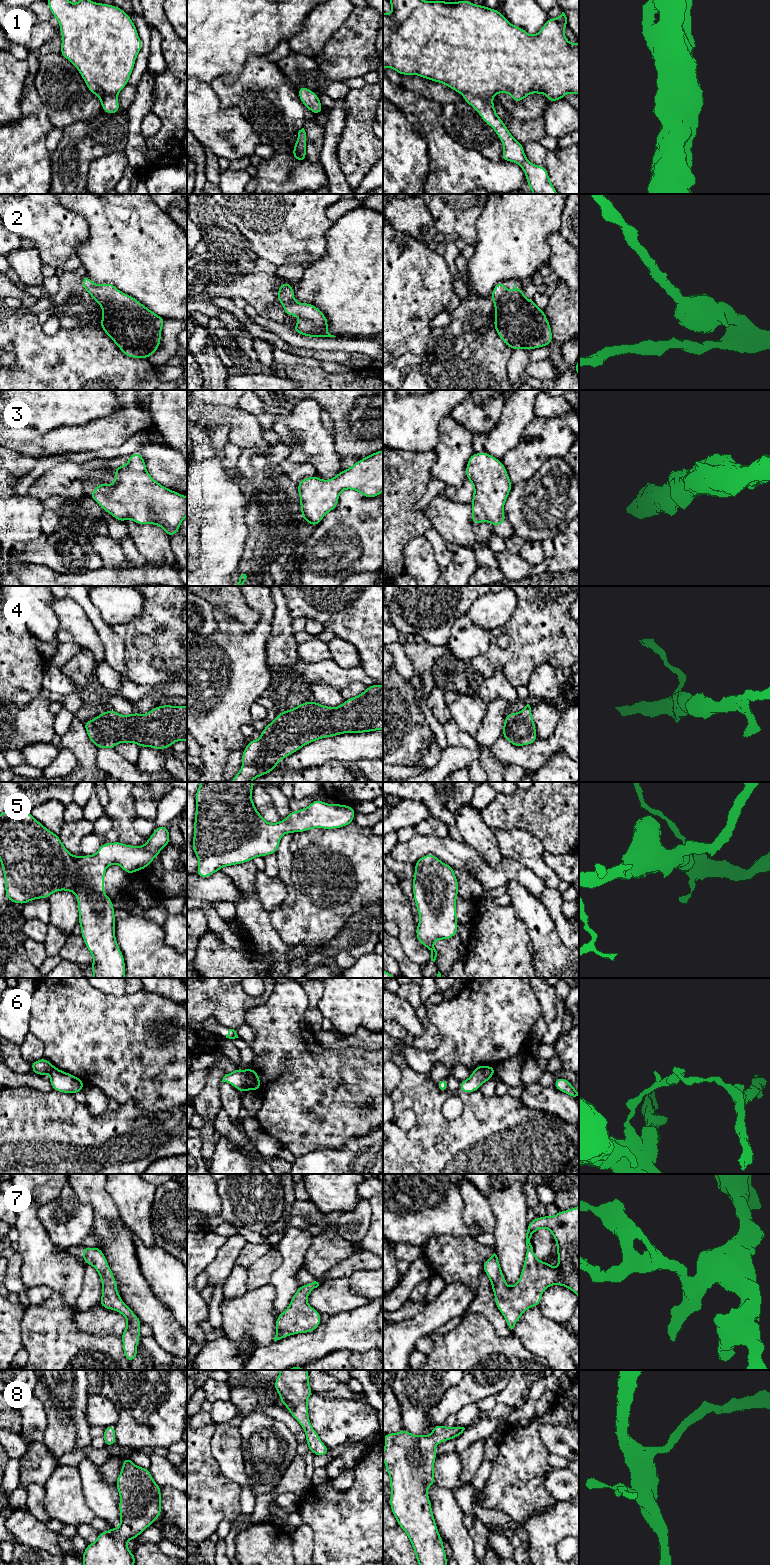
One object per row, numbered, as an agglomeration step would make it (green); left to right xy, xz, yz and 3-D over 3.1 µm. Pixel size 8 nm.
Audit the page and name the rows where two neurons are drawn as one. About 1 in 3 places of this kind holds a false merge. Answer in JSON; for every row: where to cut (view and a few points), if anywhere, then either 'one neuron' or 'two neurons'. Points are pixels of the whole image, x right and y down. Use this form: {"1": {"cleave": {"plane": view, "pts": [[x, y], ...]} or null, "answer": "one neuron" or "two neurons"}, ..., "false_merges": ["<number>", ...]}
{"1": {"cleave": null, "answer": "one neuron"}, "2": {"cleave": null, "answer": "one neuron"}, "3": {"cleave": null, "answer": "one neuron"}, "4": {"cleave": null, "answer": "one neuron"}, "5": {"cleave": null, "answer": "one neuron"}, "6": {"cleave": {"plane": "xz", "pts": [[247, 1069], [247, 1086], [250, 1089]]}, "answer": "two neurons"}, "7": {"cleave": null, "answer": "one neuron"}, "8": {"cleave": null, "answer": "one neuron"}, "false_merges": ["6"]}

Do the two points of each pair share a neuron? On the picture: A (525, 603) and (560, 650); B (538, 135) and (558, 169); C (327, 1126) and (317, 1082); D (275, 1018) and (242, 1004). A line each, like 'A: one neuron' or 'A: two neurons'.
A: one neuron
B: two neurons
C: one neuron
D: two neurons

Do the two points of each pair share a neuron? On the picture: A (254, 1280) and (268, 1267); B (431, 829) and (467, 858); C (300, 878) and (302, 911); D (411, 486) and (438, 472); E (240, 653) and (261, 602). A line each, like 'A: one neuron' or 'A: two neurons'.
A: one neuron
B: two neurons
C: one neuron
D: two neurons
E: one neuron

